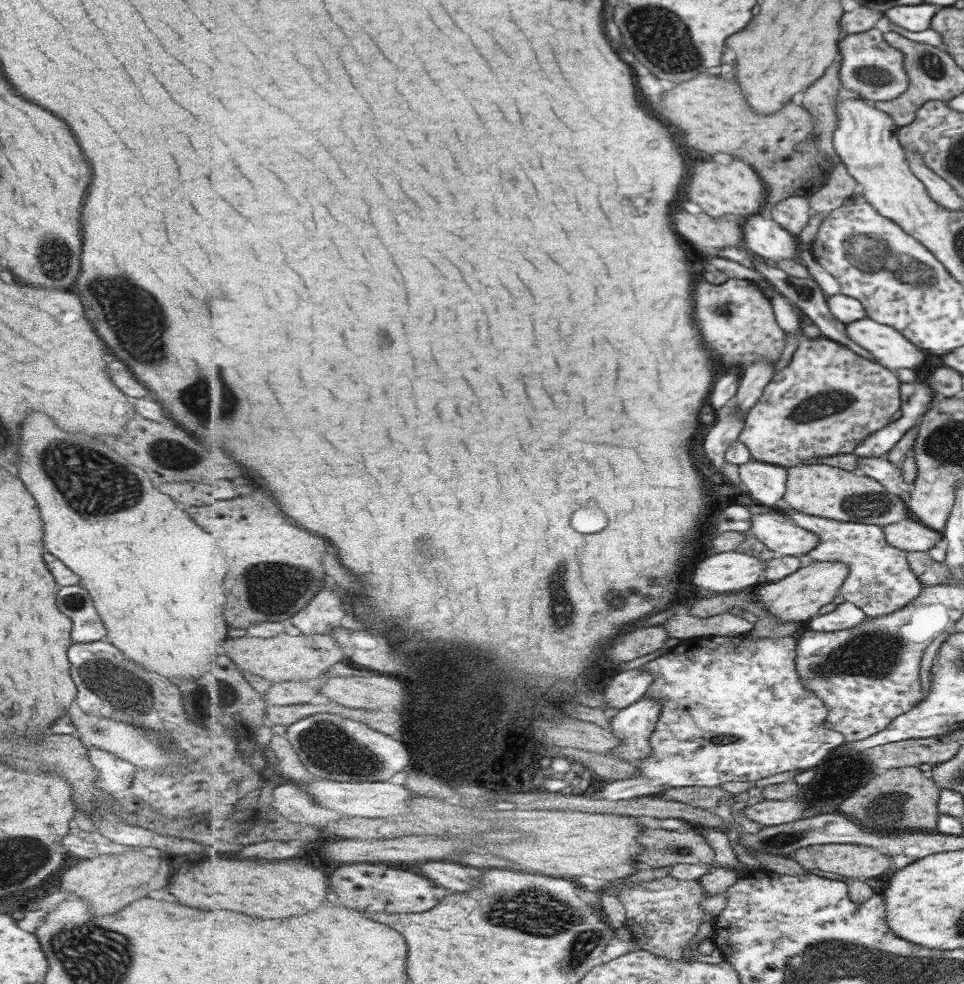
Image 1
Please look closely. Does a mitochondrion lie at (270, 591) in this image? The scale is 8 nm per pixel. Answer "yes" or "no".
yes

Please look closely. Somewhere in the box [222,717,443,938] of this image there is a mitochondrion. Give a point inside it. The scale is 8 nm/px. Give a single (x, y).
(327, 746)

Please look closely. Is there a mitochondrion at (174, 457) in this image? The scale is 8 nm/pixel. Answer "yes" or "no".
yes

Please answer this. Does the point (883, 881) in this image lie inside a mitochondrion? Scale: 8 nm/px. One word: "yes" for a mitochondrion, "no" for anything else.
no

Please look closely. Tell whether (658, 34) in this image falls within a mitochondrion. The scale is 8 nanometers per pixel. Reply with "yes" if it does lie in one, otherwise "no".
yes

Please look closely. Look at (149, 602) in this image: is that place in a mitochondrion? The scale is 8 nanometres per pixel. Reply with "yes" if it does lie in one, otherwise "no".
no

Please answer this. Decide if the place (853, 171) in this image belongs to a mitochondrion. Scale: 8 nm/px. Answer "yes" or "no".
no

